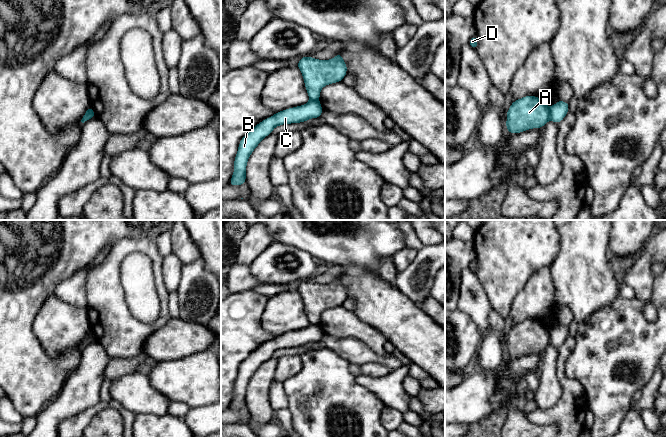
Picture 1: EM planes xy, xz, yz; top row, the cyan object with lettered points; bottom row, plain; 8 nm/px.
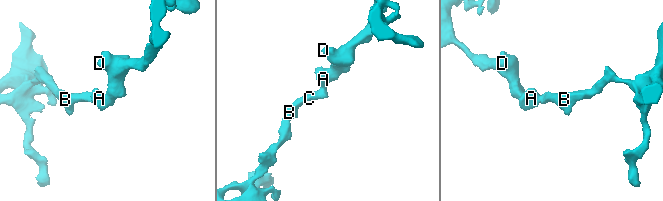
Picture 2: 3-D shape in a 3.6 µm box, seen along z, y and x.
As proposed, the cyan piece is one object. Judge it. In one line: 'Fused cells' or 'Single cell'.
Fused cells

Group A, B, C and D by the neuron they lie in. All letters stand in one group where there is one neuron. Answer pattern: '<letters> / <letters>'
A D / B C

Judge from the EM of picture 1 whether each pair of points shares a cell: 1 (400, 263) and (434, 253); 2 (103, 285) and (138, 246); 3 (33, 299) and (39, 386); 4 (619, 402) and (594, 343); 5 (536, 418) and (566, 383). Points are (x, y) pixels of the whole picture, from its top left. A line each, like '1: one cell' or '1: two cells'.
1: two cells
2: one cell
3: one cell
4: one cell
5: one cell

